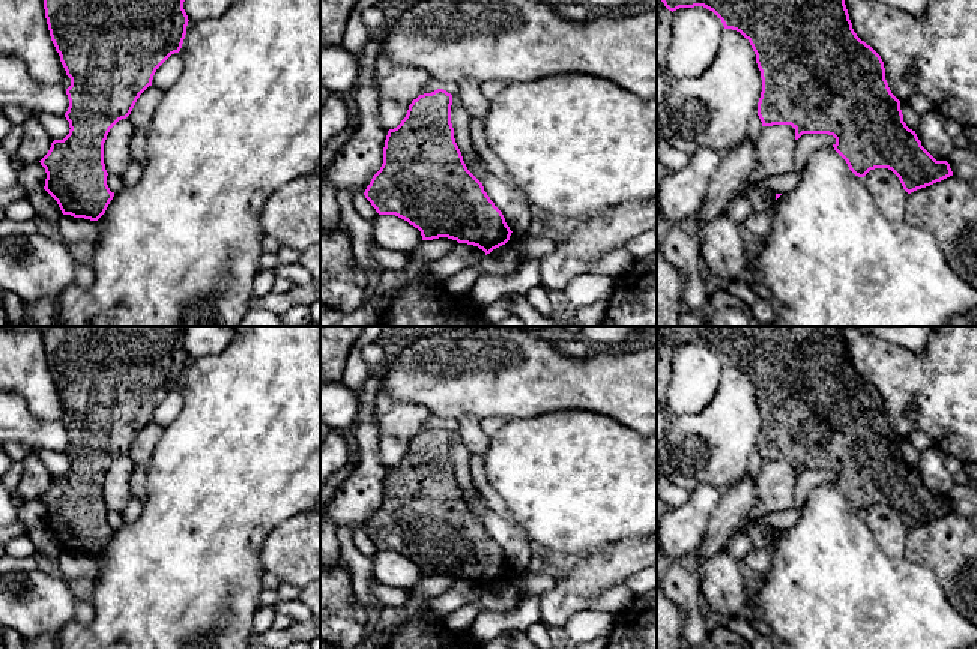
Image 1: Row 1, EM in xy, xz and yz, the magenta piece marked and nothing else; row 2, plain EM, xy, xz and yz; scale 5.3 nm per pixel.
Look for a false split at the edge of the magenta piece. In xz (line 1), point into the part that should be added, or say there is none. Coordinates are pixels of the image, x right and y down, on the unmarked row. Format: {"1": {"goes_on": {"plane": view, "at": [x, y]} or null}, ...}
{"1": {"goes_on": null}}

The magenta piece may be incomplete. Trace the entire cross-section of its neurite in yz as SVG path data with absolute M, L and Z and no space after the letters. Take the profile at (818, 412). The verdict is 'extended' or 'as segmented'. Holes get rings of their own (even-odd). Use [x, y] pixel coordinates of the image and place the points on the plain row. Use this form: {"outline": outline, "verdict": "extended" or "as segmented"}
{"outline": "M657 326L657 332L672 349L703 343L721 356L724 365L740 368L750 379L762 415L758 439L762 463L791 461L795 476L803 470L833 472L834 487L855 512L864 514L870 506L888 505L908 530L953 512L950 500L936 497L903 458L900 437L885 416L884 398L854 368L842 326Z", "verdict": "as segmented"}

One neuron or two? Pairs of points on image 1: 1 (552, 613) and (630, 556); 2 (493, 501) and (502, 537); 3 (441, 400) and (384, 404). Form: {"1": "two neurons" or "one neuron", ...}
{"1": "one neuron", "2": "two neurons", "3": "two neurons"}

